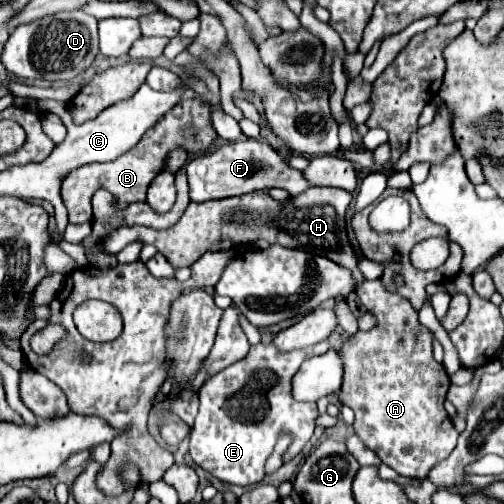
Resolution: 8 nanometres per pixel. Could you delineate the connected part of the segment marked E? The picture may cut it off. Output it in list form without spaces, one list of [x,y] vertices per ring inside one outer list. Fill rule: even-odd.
[[[256,344],[248,356],[208,378],[198,392],[200,412],[190,432],[192,460],[228,484],[250,486],[264,480],[266,460],[280,436],[292,436],[284,462],[294,458],[310,440],[318,418],[314,402],[298,402],[292,396],[292,378],[306,356],[304,348],[280,352],[274,344]]]

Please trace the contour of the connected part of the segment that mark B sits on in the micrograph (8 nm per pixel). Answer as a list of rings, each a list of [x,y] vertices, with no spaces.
[[[200,98],[182,100],[172,108],[166,116],[162,116],[142,138],[140,142],[130,148],[126,154],[118,156],[112,162],[106,164],[90,164],[88,168],[78,168],[62,182],[62,200],[68,208],[68,220],[72,224],[84,224],[92,220],[92,206],[90,198],[92,194],[104,186],[116,198],[116,207],[125,208],[132,202],[146,202],[146,190],[152,178],[162,172],[162,162],[168,154],[168,150],[176,148],[176,144],[182,144],[188,152],[202,152],[208,146],[212,146],[216,140],[216,132],[210,124],[210,108],[202,104]]]

